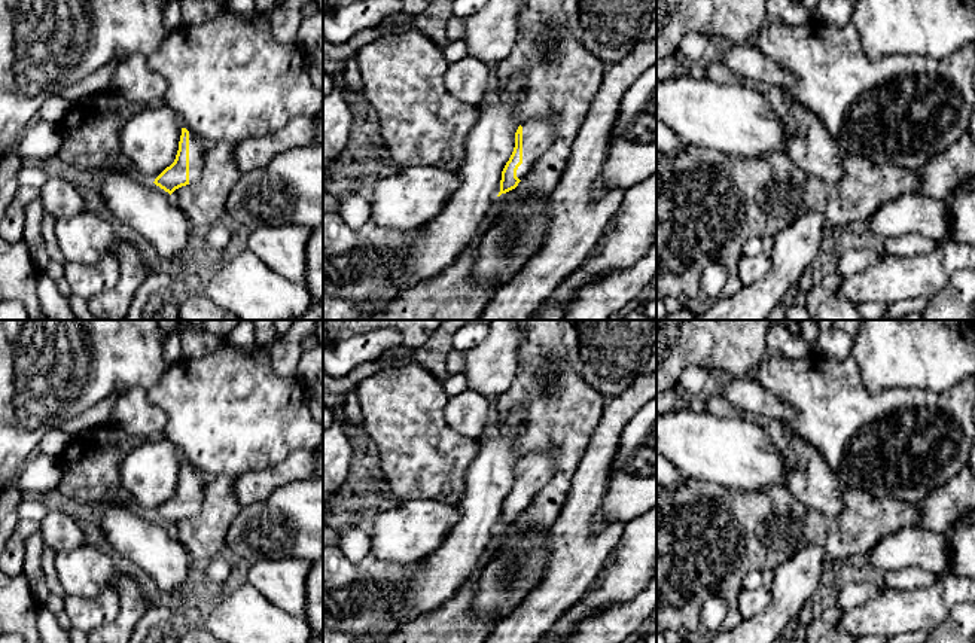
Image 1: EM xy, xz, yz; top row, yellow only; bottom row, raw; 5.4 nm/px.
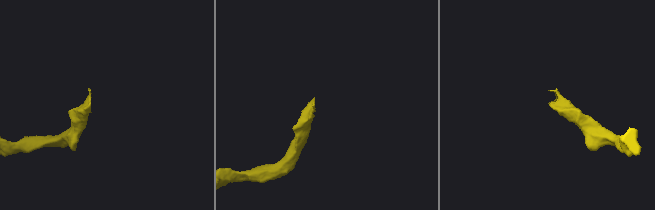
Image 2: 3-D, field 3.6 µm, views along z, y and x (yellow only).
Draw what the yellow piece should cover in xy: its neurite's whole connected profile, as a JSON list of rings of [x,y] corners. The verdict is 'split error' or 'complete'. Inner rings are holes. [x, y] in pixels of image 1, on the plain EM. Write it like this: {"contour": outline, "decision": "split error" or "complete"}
{"contour": [[[182,461],[174,496],[153,516],[171,528],[176,522],[196,515],[204,505],[204,488],[207,482],[208,479],[204,473]]], "decision": "split error"}

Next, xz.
{"contour": [[[548,451],[522,455],[515,466],[514,485],[502,505],[497,530],[515,522],[537,493],[551,481],[554,473],[552,455]]], "decision": "split error"}

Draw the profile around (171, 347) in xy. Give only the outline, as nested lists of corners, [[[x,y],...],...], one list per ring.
[[[177,320],[177,329],[174,330],[176,336],[173,339],[167,338],[164,341],[164,357],[170,365],[182,359],[182,347],[177,341],[177,333],[183,329],[202,327],[205,322],[207,320]]]

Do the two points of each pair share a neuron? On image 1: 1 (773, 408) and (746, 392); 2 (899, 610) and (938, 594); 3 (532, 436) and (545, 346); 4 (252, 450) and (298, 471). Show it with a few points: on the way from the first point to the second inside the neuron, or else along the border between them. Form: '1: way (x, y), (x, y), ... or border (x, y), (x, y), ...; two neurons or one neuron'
1: way (767, 405), (752, 398); one neuron
2: way (908, 610), (923, 609), (929, 603); one neuron
3: way (539, 414), (542, 368); one neuron
4: border (307, 450), (295, 450), (274, 465), (246, 471); two neurons

